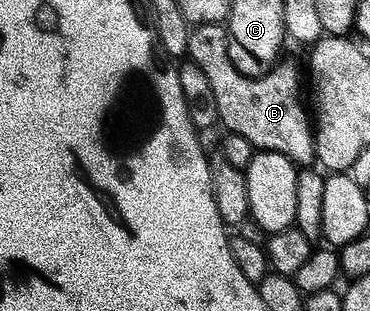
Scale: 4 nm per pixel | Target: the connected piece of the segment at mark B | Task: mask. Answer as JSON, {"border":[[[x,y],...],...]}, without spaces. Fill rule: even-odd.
{"border":[[[224,25],[193,26],[189,36],[188,61],[198,65],[207,76],[211,89],[215,92],[218,104],[220,125],[226,126],[233,134],[238,134],[245,142],[250,142],[257,152],[275,152],[279,156],[287,156],[298,167],[309,168],[318,161],[316,150],[315,126],[311,121],[311,110],[301,103],[301,74],[293,66],[278,64],[264,74],[262,78],[248,78],[235,68],[229,55],[229,32]]]}

